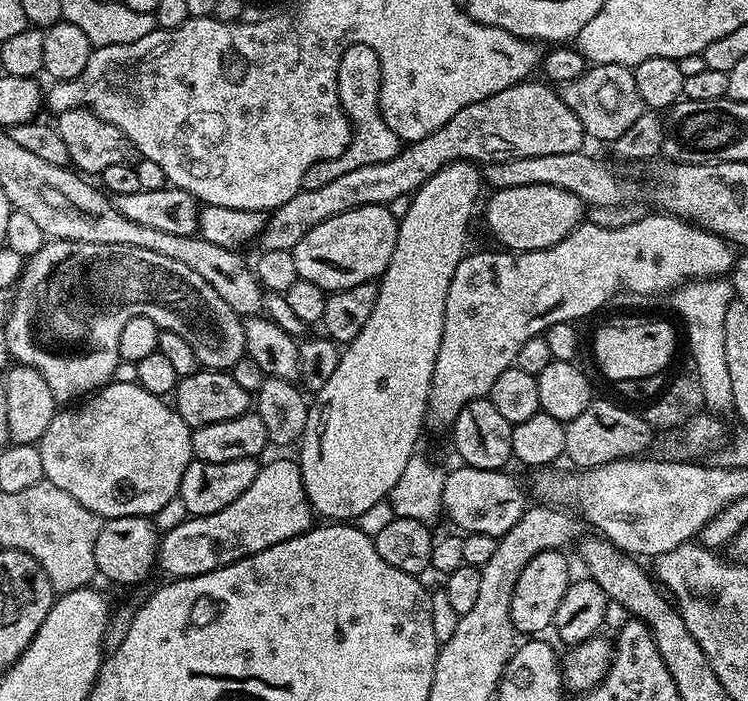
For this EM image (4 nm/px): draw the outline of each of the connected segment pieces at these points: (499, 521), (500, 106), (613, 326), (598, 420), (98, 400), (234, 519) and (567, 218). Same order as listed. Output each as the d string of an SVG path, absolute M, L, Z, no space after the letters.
M459 466L453 472L449 471L444 478L442 490L442 512L457 524L464 534L490 535L502 537L518 518L522 518L526 507L524 488L512 476L507 476L504 470L482 470Z
M521 82L506 90L498 90L498 94L490 94L490 98L482 98L482 102L462 106L462 110L458 110L446 126L434 130L434 134L426 138L405 143L400 153L390 158L390 162L377 162L375 166L349 170L335 182L318 190L302 190L294 194L290 202L272 209L265 219L258 237L259 247L266 252L291 252L310 230L314 230L314 226L326 222L326 218L334 218L346 210L362 206L395 205L395 200L411 197L430 178L434 178L438 170L456 160L491 162L581 151L585 147L586 133L574 110L562 102L555 87L547 83L532 83Z
M612 320L592 340L592 356L608 380L648 380L671 362L675 352L676 332L664 320Z
M593 399L592 403L578 414L578 418L567 421L566 450L564 456L576 470L597 468L615 460L631 460L639 457L652 444L654 429L645 422L639 411L631 412L620 404L611 404L608 400Z
M135 382L116 383L105 384L83 402L65 407L68 408L65 412L64 409L57 411L50 426L46 426L46 434L42 434L38 441L44 479L58 486L58 490L66 490L70 498L82 502L86 510L101 518L152 518L171 499L180 495L182 474L186 474L186 466L194 459L192 429L186 422L182 422L175 407L167 399L150 394L150 390L142 390L142 386Z
M295 459L272 460L260 467L258 478L226 510L209 516L193 516L163 533L159 537L158 568L168 578L201 576L250 554L258 554L258 550L278 546L278 542L308 531L313 524L314 513L306 498L299 463Z
M514 186L498 188L491 193L484 208L484 224L497 240L501 249L509 252L533 252L546 250L566 234L570 234L585 219L586 206L570 190L558 186Z

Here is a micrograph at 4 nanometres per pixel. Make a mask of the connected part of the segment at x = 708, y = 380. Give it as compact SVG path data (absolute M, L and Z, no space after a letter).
M728 278L689 280L671 293L672 308L684 319L684 332L688 335L688 352L696 363L694 375L702 386L704 407L709 413L731 413L732 387L730 366L726 366L726 310L732 301L732 282Z

